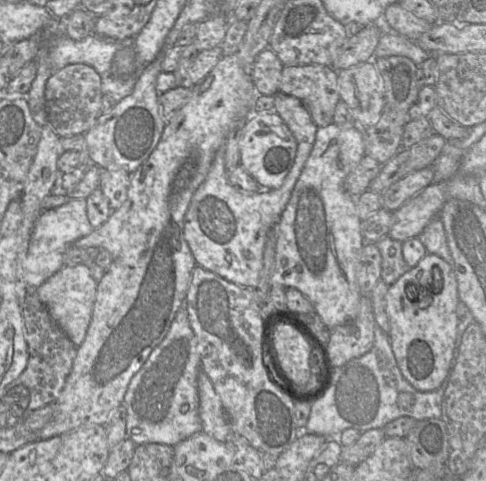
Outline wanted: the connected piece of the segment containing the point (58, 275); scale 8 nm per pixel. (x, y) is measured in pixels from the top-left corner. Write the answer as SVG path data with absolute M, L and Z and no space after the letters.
M78 264L62 267L42 285L32 290L47 308L53 321L76 347L80 346L85 339L96 300L97 285L90 269L84 264Z

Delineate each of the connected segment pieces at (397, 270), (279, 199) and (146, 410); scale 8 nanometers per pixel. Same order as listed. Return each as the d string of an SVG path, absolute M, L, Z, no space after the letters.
M387 235L375 242L375 245L382 256L381 280L387 285L392 285L410 269L403 258L402 242Z
M278 91L274 95L274 111L283 119L297 142L297 151L293 165L288 172L283 184L276 189L259 186L259 191L254 194L243 194L236 191L226 178L225 151L223 144L216 152L204 182L195 191L184 219L184 238L189 245L198 266L201 266L224 279L241 287L254 288L260 278L263 268L263 252L269 232L278 223L284 211L291 192L299 178L315 141L317 126L313 122L308 109L294 96Z
M183 306L178 310L165 338L153 349L142 368L130 381L123 402L127 408L127 438L136 445L159 443L174 447L202 431L198 391L200 370L197 338Z

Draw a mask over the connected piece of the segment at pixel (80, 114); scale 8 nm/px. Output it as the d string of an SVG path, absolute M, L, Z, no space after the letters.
M70 64L55 71L46 82L46 125L59 137L84 135L101 113L103 93L97 71L86 64Z

